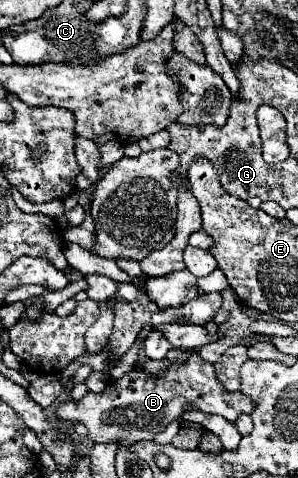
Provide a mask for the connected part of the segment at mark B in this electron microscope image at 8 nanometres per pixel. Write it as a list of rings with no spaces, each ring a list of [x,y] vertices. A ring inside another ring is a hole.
[[[193,354],[189,358],[187,364],[183,366],[169,366],[167,370],[167,376],[159,378],[159,376],[153,376],[149,378],[147,374],[137,374],[137,370],[131,370],[127,372],[123,378],[117,380],[109,380],[105,390],[95,394],[95,392],[87,392],[79,402],[75,400],[65,400],[57,406],[55,414],[57,414],[57,420],[63,428],[69,428],[73,424],[85,424],[87,430],[89,430],[89,440],[91,442],[119,442],[119,454],[117,454],[117,462],[119,462],[119,456],[127,458],[125,452],[131,452],[127,450],[133,442],[139,442],[139,440],[153,440],[155,434],[159,434],[167,424],[171,424],[173,420],[179,420],[179,416],[189,410],[189,408],[199,408],[207,414],[219,414],[223,418],[227,418],[229,422],[235,422],[239,418],[239,414],[251,414],[253,412],[253,400],[245,398],[245,394],[241,392],[235,392],[235,394],[225,394],[225,390],[221,388],[221,384],[217,382],[217,376],[213,374],[213,364],[205,362],[199,354]]]

